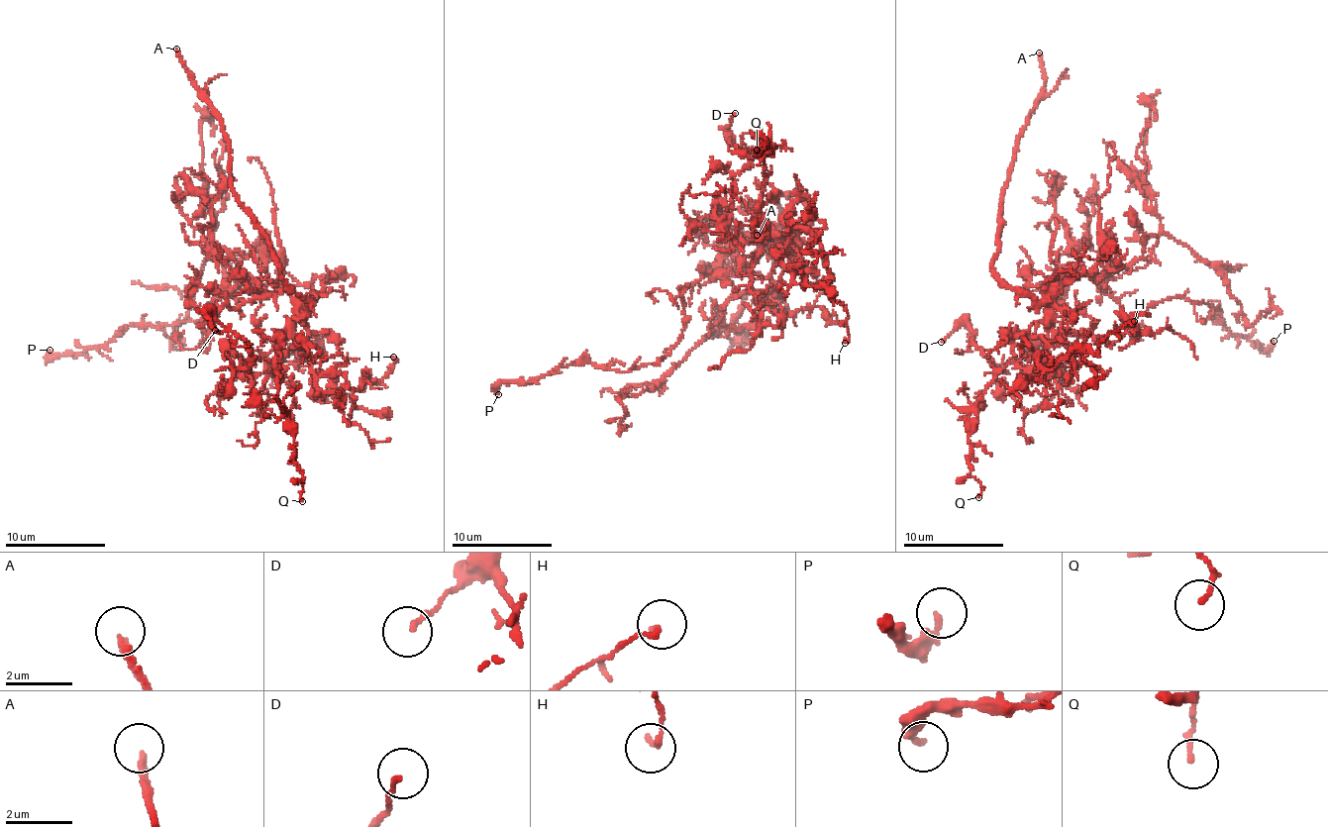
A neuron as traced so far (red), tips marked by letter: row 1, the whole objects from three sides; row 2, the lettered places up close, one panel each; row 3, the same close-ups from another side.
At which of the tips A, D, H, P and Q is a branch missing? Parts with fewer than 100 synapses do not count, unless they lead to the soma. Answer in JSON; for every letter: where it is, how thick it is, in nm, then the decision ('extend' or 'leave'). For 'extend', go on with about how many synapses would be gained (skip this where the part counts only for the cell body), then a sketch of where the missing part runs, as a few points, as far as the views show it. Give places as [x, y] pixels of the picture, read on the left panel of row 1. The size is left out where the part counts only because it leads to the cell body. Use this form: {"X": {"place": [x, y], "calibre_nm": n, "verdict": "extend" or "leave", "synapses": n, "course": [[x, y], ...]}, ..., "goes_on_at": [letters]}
{"A": {"place": [176, 49], "calibre_nm": 200, "verdict": "extend"}, "D": {"place": [215, 330], "calibre_nm": 140, "verdict": "leave"}, "H": {"place": [393, 357], "calibre_nm": 160, "verdict": "leave"}, "P": {"place": [50, 350], "calibre_nm": 280, "verdict": "leave"}, "Q": {"place": [302, 501], "calibre_nm": 140, "verdict": "leave"}, "goes_on_at": ["A"]}

